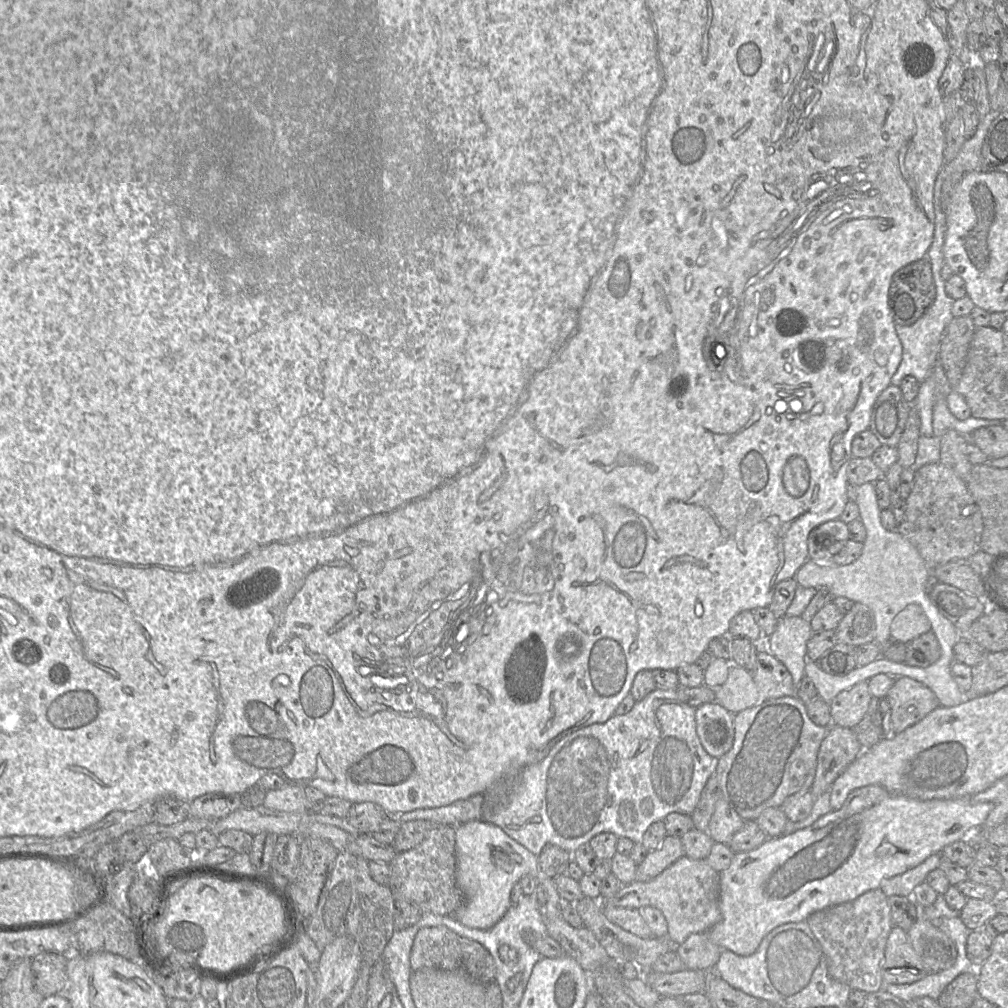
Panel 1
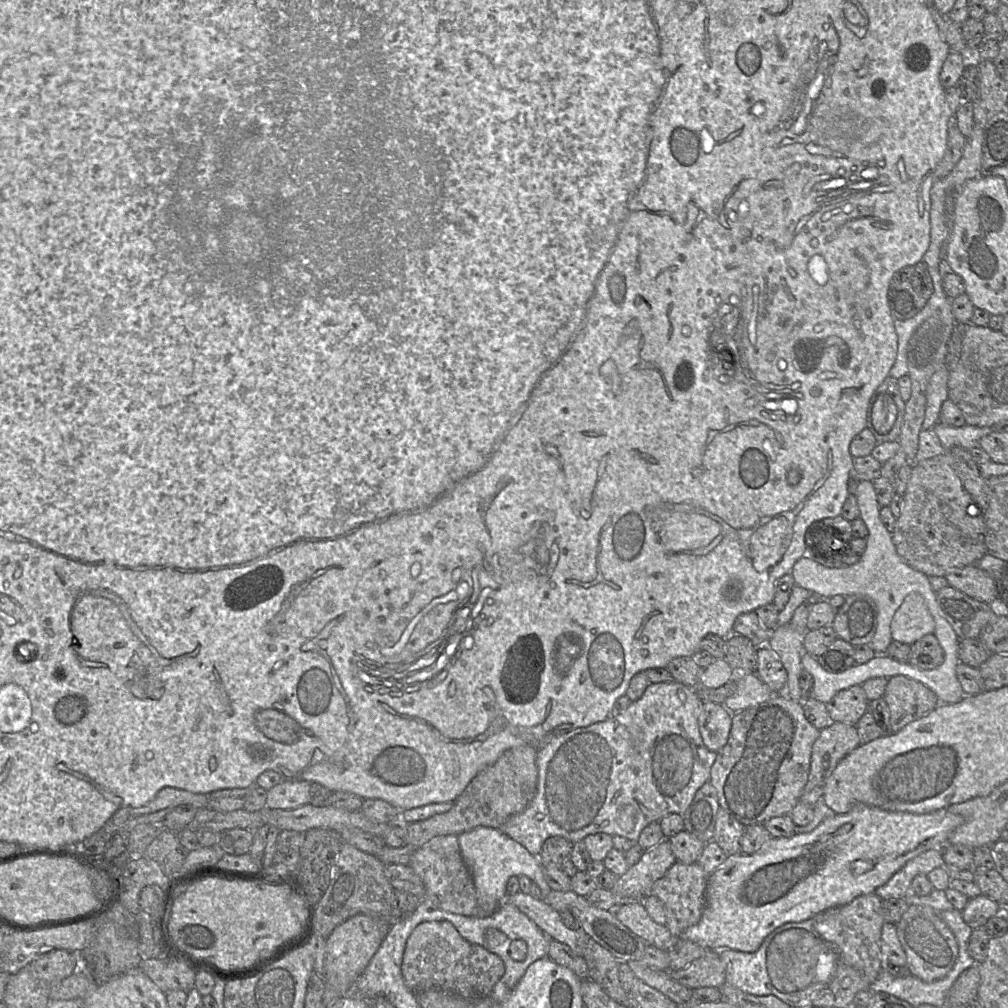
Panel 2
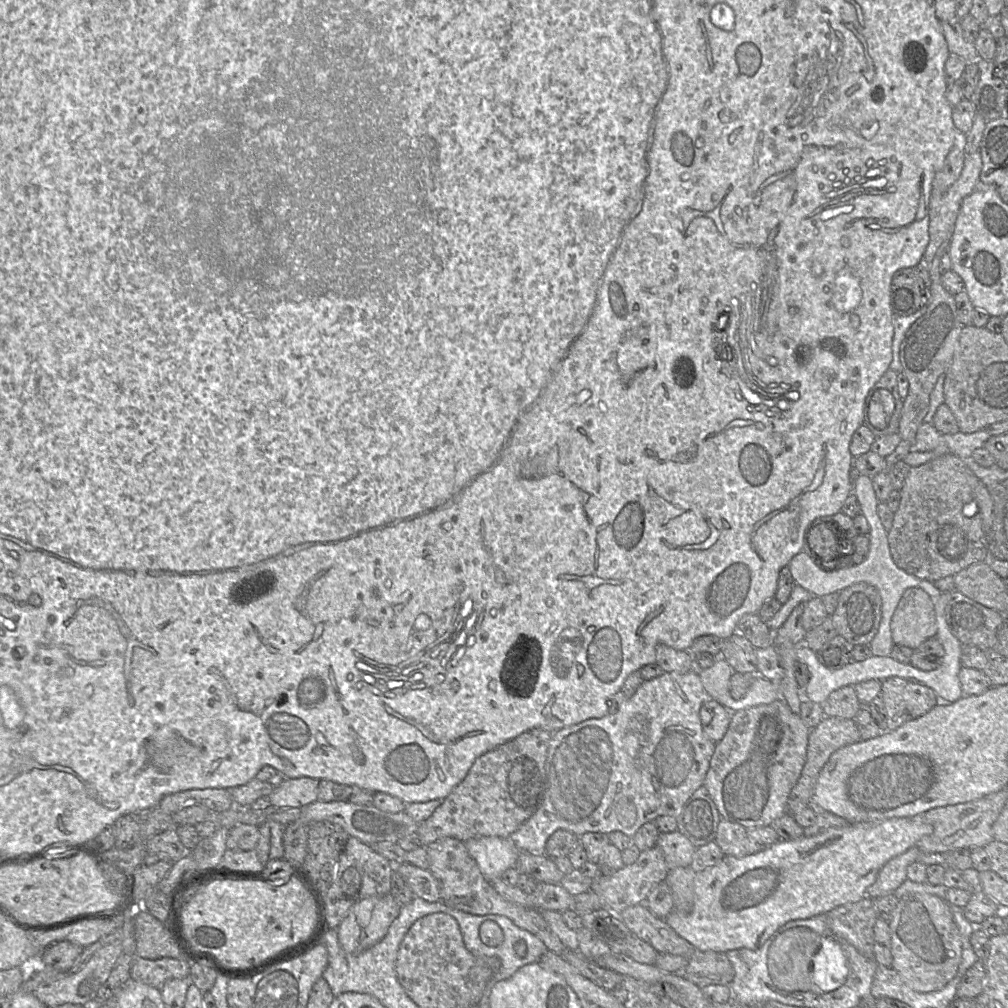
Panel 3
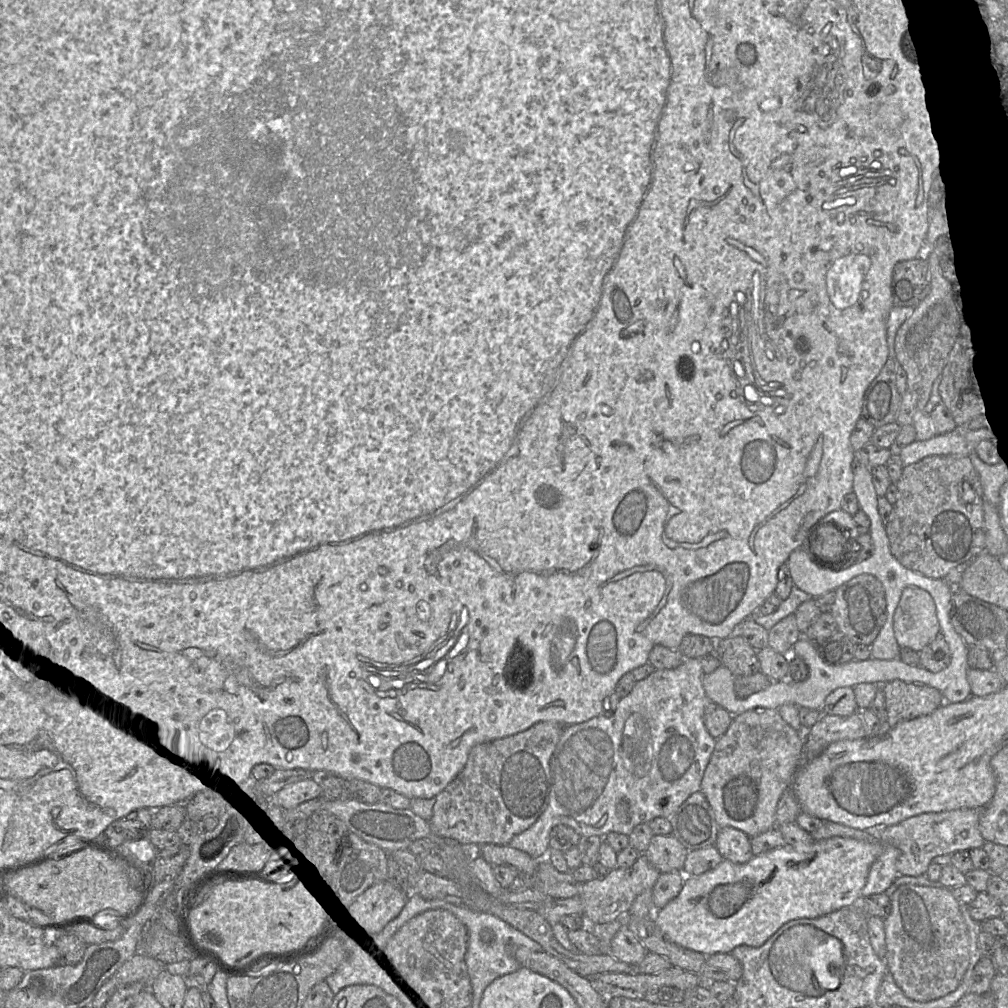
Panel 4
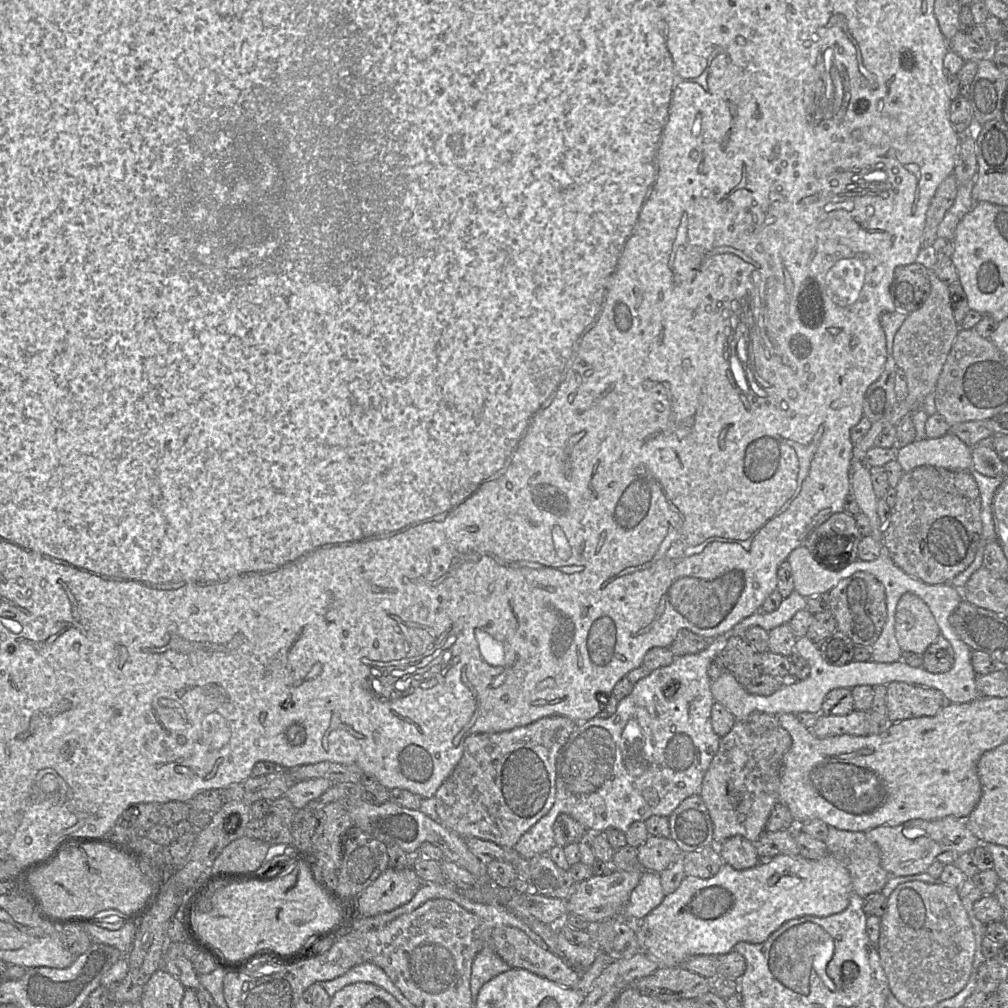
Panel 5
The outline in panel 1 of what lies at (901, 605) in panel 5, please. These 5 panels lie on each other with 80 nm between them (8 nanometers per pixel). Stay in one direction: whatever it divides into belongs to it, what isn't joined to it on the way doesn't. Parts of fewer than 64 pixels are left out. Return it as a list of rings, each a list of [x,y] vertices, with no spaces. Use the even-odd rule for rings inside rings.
[[[910,603],[892,620],[890,635],[907,643],[931,630],[931,624],[919,604]]]

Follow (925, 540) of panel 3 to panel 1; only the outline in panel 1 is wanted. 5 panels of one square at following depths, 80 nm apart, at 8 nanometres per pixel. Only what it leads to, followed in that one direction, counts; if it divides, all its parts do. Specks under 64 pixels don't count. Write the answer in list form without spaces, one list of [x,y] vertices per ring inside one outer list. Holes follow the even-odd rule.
[[[942,462],[926,464],[915,471],[913,488],[905,503],[904,520],[897,531],[917,548],[931,571],[950,561],[966,561],[980,550],[984,529],[980,507],[966,482]]]

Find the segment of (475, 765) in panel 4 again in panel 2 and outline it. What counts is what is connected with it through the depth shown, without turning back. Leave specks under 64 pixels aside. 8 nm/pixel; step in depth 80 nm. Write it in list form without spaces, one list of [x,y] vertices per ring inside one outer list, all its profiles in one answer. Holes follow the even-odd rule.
[[[523,745],[507,750],[496,762],[482,770],[456,798],[450,810],[428,819],[409,823],[404,846],[421,847],[436,836],[460,835],[463,832],[484,826],[501,829],[511,818],[533,800],[538,783],[538,749]]]

